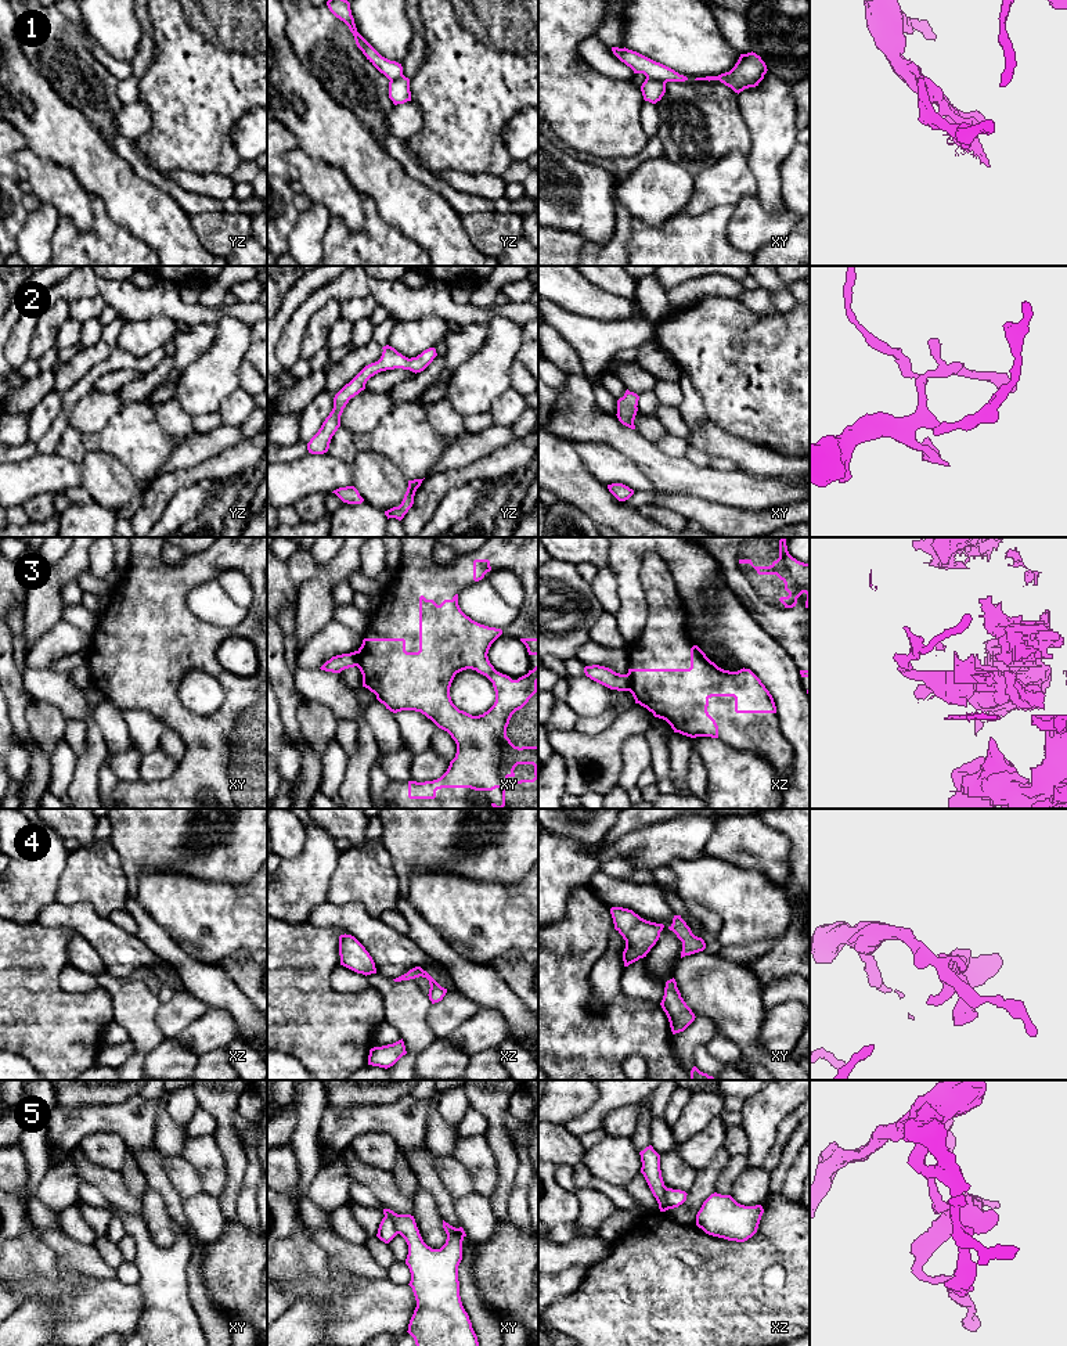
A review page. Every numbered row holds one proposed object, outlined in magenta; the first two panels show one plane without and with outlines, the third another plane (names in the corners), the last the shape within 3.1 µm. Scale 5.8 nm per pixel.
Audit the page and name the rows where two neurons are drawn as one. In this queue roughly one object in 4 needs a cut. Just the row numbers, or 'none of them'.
1, 3, 5

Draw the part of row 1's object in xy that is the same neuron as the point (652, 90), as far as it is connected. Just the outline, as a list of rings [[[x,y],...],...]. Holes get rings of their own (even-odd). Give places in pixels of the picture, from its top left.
[[[645,79],[645,82],[641,86],[641,91],[645,101],[649,101],[652,104],[656,104],[662,100],[662,97],[666,93],[666,83],[657,80],[657,79]]]

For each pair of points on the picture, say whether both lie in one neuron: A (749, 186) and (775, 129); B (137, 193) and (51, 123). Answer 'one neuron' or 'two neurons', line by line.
A: two neurons
B: one neuron

